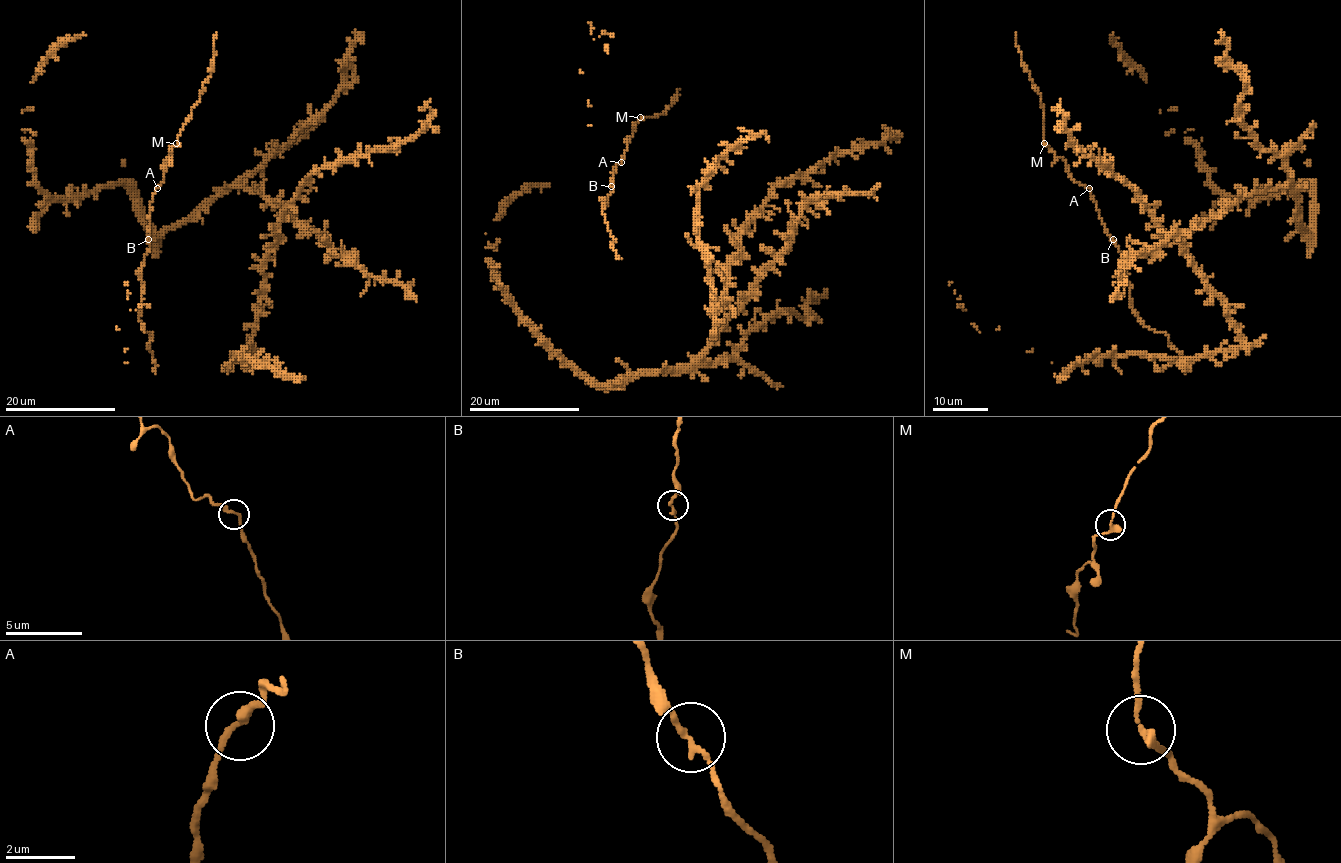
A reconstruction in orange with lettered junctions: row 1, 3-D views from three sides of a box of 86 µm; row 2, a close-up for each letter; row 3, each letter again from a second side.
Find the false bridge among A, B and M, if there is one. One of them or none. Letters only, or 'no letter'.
no letter

